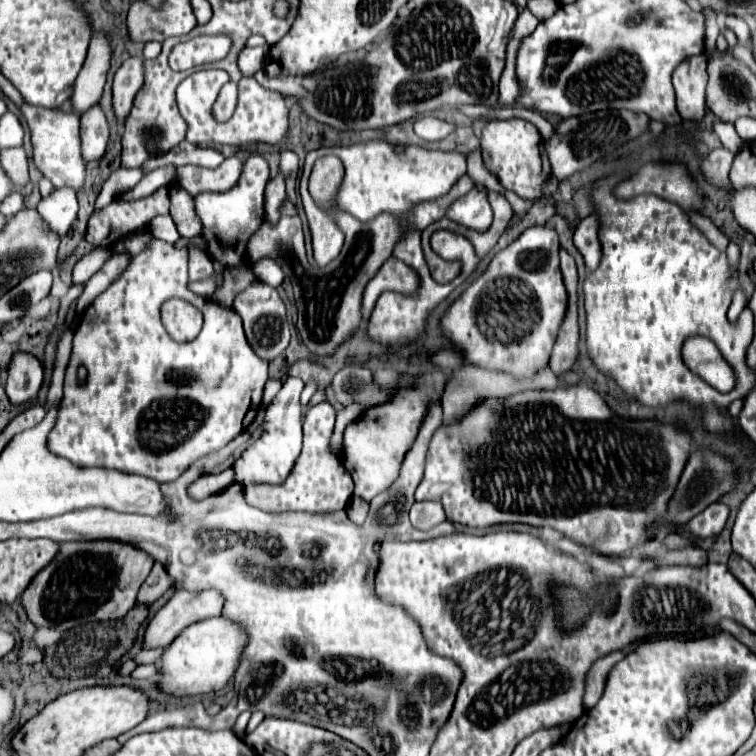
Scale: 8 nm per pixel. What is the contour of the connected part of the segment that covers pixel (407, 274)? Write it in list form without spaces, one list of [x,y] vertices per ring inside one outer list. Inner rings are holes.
[[[394,258],[386,260],[384,268],[378,270],[378,276],[374,276],[374,280],[370,280],[370,284],[366,286],[362,300],[364,320],[368,320],[372,306],[382,290],[406,290],[406,294],[412,294],[418,290],[418,286],[420,286],[420,276],[416,274],[416,270]]]

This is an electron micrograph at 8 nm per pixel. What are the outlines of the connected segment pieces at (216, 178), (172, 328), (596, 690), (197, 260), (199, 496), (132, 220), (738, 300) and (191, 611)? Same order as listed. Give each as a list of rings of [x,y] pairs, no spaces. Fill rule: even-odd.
[[[238,156],[226,158],[214,170],[182,166],[182,168],[178,168],[178,182],[192,196],[202,194],[202,192],[226,192],[236,186],[236,182],[242,174],[242,166],[244,166],[244,162]]]
[[[170,298],[162,304],[162,324],[176,342],[190,342],[202,328],[202,314],[188,302]]]
[[[612,652],[610,656],[604,656],[602,660],[598,660],[598,662],[594,664],[594,668],[590,668],[588,678],[586,678],[586,696],[584,696],[586,708],[592,708],[592,706],[602,698],[608,672],[610,672],[610,670],[614,668],[614,664],[618,664],[624,656],[626,656],[626,652]]]
[[[188,246],[188,278],[194,282],[208,280],[212,276],[216,276],[216,270],[210,256],[198,246]]]
[[[228,468],[228,470],[220,472],[220,474],[208,474],[208,476],[198,478],[198,480],[188,488],[188,492],[190,492],[190,496],[192,496],[194,500],[204,500],[204,498],[208,498],[208,496],[224,490],[226,486],[230,486],[232,480],[234,480],[232,468]]]
[[[162,187],[156,190],[150,196],[146,198],[140,198],[140,200],[132,200],[132,202],[126,202],[122,200],[124,208],[120,208],[120,204],[116,204],[116,200],[112,200],[106,208],[102,210],[96,210],[88,222],[88,232],[86,232],[86,240],[90,244],[94,244],[96,248],[108,248],[108,246],[114,246],[118,242],[118,238],[124,238],[140,228],[144,228],[146,224],[150,224],[152,218],[156,216],[164,216],[169,214],[170,210],[170,194],[168,187]]]
[[[740,288],[740,290],[734,294],[734,300],[732,300],[732,304],[730,304],[728,322],[736,322],[738,316],[740,316],[740,312],[742,312],[746,306],[748,306],[748,296],[746,296],[746,292]]]
[[[212,588],[200,592],[174,592],[168,604],[150,620],[144,636],[144,648],[166,648],[190,624],[218,616],[224,602],[224,596]]]

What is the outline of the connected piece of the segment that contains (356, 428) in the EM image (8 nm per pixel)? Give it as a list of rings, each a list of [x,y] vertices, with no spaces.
[[[406,392],[406,394],[408,396],[404,396],[402,400],[390,400],[390,404],[366,410],[344,430],[346,456],[342,458],[342,462],[354,480],[354,494],[368,502],[378,492],[388,490],[390,484],[396,480],[404,454],[410,450],[418,434],[420,422],[424,418],[426,404],[422,400],[422,392]]]

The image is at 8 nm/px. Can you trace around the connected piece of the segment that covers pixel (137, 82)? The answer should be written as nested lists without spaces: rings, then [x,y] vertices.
[[[142,56],[126,58],[122,70],[116,72],[114,86],[112,86],[114,110],[118,120],[124,120],[130,114],[132,100],[136,92],[142,88],[142,84],[144,84],[144,58]]]

